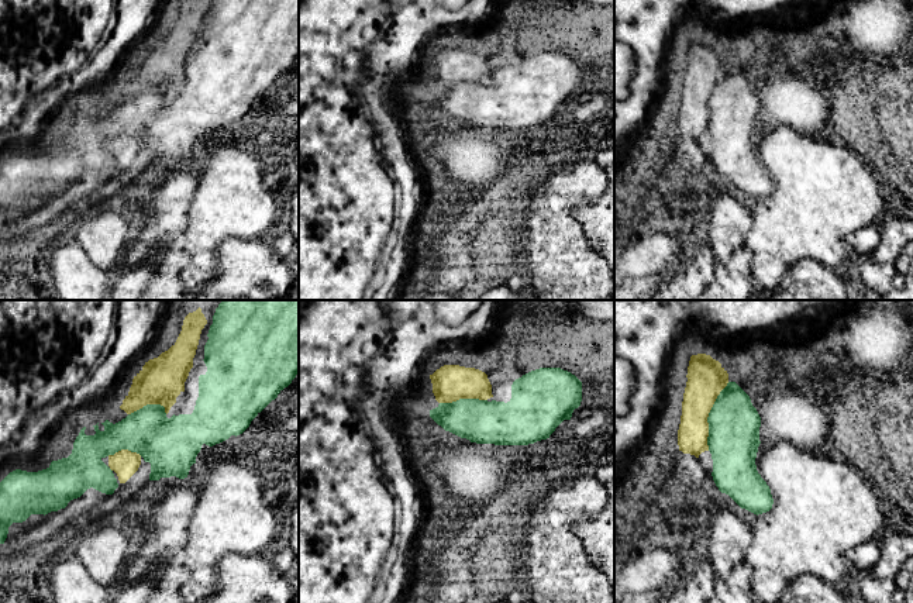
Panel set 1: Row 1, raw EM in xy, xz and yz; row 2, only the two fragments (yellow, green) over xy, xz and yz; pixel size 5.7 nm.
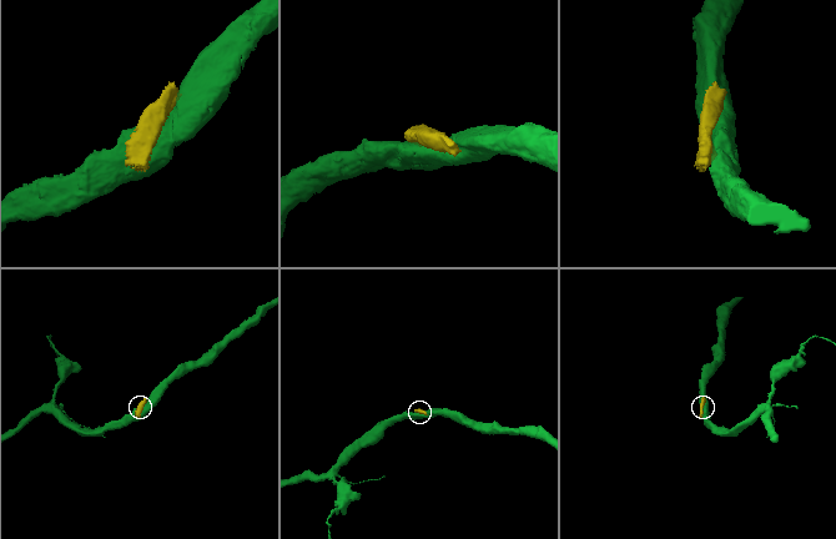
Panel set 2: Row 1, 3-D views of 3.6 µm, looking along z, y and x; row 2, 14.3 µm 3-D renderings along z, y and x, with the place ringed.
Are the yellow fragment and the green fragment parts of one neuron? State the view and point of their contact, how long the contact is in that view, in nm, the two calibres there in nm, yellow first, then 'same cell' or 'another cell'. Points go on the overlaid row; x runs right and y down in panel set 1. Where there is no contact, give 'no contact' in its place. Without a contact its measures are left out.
yz (707, 416) | 420 nm | 220/300 nm | another cell

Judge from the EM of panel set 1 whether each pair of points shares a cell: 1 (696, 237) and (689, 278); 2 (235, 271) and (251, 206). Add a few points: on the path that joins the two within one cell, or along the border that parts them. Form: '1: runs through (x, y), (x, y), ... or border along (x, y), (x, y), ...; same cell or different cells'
1: runs through (698, 247), (698, 268); same cell
2: border along (268, 237), (227, 238), (219, 247), (216, 259); different cells

